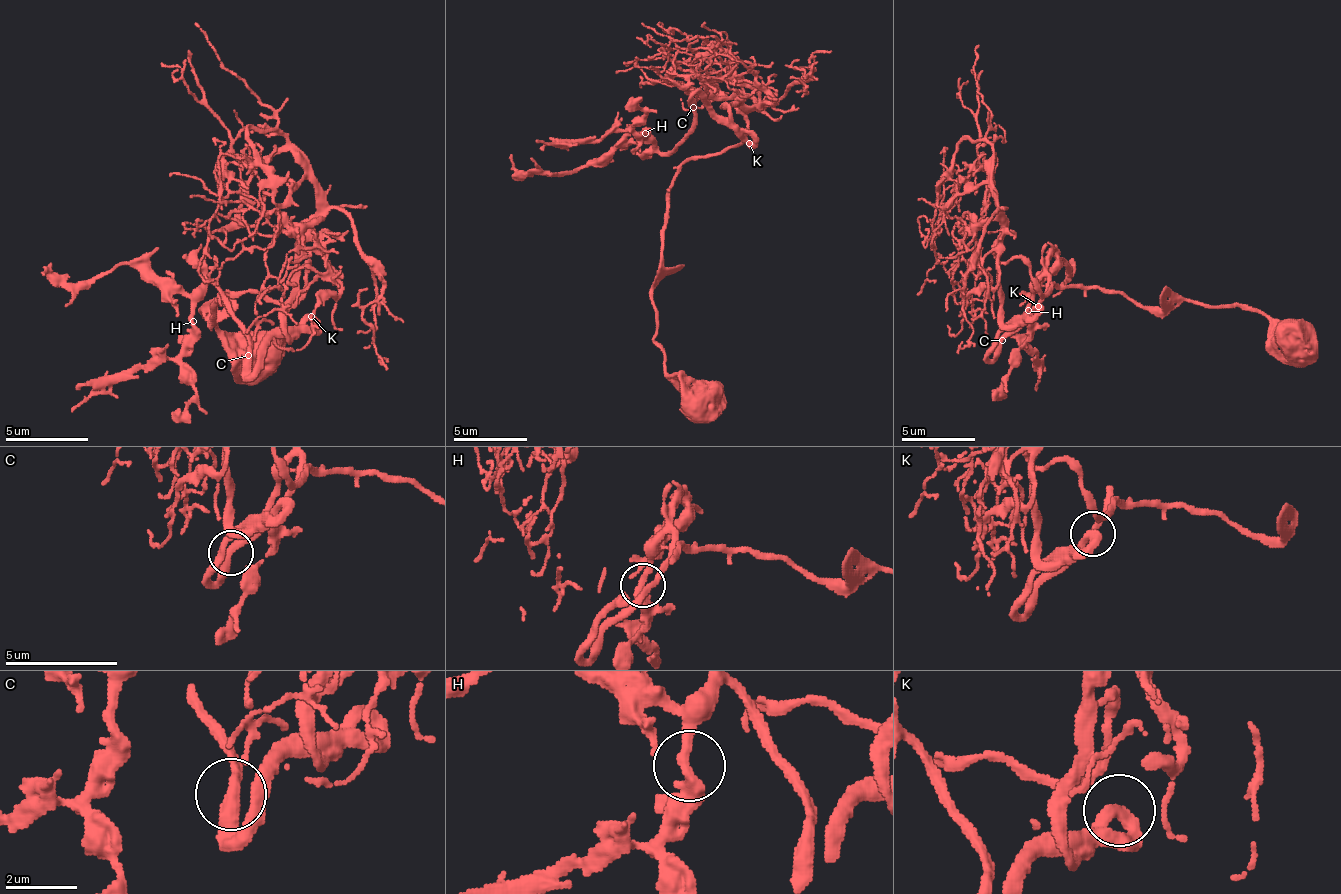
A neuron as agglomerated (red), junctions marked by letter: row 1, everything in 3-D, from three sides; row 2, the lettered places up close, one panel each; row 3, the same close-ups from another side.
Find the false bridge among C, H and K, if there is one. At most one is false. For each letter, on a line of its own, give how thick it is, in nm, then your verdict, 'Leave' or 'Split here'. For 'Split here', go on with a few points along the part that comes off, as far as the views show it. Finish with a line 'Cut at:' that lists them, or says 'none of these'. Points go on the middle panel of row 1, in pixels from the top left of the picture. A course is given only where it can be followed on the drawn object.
C: Thickness 360 nm. Leave
H: Thickness 360 nm. Leave
K: Thickness 380 nm. Leave
Cut at: none of these

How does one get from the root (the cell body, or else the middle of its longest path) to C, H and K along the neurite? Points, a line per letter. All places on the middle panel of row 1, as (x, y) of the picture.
C: (748, 125), (733, 103), (730, 103), (722, 114), (715, 114), (700, 99), (693, 107)
H: (748, 125), (733, 103), (722, 114), (715, 114), (700, 99), (696, 122), (670, 151), (659, 151), (645, 133)
K: (748, 125), (733, 103), (726, 107), (722, 118), (748, 144)

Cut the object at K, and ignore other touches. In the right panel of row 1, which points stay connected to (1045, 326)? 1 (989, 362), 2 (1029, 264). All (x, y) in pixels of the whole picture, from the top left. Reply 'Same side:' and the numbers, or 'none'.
Same side: 1

